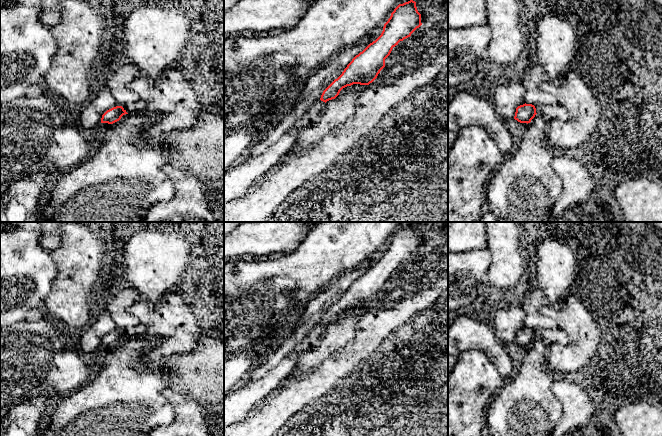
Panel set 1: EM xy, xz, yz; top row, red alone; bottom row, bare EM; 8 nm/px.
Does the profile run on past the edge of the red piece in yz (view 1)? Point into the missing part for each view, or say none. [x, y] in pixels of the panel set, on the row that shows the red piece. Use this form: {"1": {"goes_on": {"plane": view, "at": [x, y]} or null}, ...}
{"1": {"goes_on": {"plane": "yz", "at": [548, 112]}}}

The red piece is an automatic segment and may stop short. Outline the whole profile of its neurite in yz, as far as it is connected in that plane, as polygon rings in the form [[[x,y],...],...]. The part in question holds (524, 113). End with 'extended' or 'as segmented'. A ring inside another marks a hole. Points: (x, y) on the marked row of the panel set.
[[[523,104],[516,108],[514,119],[520,123],[530,123],[536,114],[541,115],[547,122],[552,119],[568,121],[570,118],[568,110],[560,105],[538,104]]] | extended

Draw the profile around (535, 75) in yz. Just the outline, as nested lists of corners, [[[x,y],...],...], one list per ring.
[[[539,64],[530,65],[525,74],[518,79],[525,88],[524,100],[526,104],[534,106],[538,104],[559,104],[558,99],[553,94],[540,89],[539,85],[546,80],[546,73]]]

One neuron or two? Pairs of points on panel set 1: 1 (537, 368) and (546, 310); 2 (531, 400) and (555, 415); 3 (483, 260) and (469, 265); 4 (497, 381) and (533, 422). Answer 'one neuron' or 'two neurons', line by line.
1: two neurons
2: one neuron
3: one neuron
4: two neurons

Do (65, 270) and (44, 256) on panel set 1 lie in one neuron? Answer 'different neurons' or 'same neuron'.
different neurons

